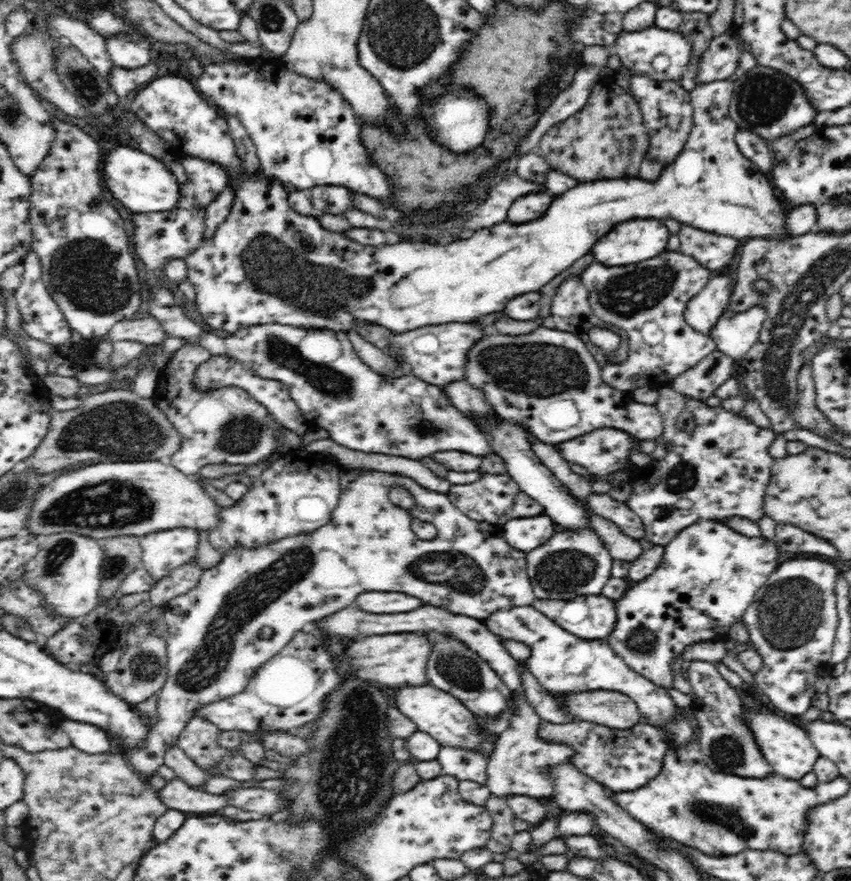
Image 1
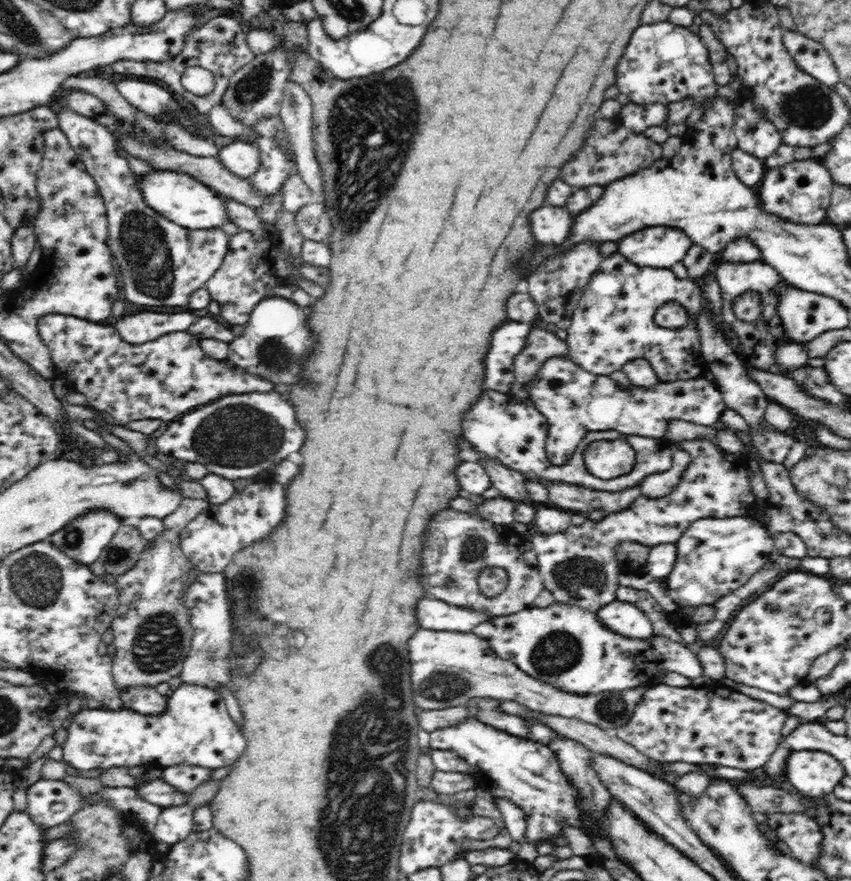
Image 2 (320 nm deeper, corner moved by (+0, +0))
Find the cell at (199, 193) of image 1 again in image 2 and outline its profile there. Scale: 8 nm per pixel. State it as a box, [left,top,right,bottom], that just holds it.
[217,141,261,178]

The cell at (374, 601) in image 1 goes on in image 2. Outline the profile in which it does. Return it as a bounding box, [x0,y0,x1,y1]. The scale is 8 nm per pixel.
[418,600,492,632]

